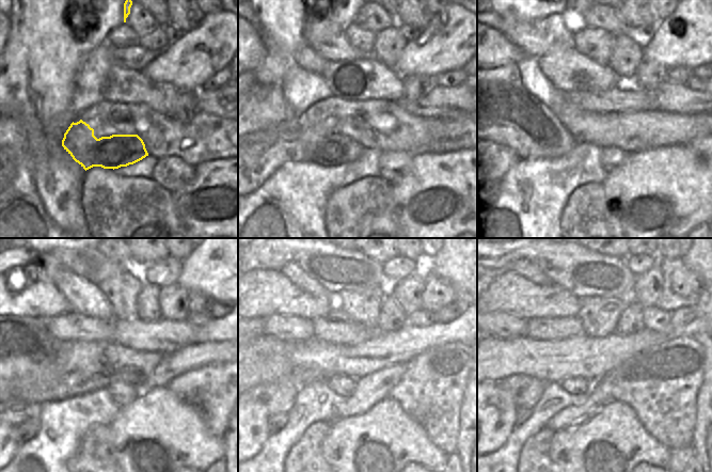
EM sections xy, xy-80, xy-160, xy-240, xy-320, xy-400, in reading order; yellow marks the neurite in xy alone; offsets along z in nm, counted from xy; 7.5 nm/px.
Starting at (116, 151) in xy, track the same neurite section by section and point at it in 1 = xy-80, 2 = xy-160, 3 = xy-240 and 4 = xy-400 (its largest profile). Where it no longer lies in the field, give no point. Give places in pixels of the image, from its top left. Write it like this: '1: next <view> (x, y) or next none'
1: next xy-80 (259, 106)
2: next xy-160 (499, 103)
3: next xy-240 (78, 361)
4: next none

